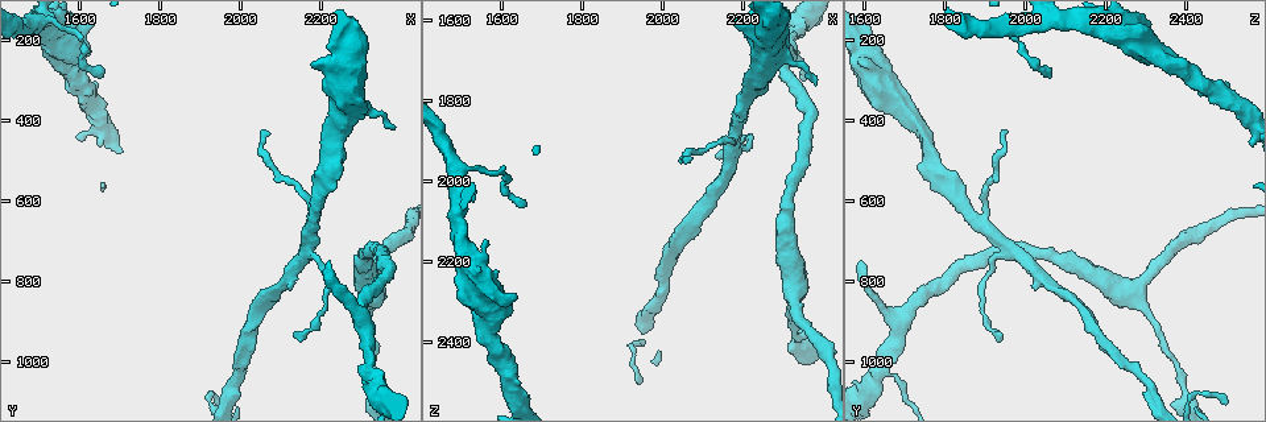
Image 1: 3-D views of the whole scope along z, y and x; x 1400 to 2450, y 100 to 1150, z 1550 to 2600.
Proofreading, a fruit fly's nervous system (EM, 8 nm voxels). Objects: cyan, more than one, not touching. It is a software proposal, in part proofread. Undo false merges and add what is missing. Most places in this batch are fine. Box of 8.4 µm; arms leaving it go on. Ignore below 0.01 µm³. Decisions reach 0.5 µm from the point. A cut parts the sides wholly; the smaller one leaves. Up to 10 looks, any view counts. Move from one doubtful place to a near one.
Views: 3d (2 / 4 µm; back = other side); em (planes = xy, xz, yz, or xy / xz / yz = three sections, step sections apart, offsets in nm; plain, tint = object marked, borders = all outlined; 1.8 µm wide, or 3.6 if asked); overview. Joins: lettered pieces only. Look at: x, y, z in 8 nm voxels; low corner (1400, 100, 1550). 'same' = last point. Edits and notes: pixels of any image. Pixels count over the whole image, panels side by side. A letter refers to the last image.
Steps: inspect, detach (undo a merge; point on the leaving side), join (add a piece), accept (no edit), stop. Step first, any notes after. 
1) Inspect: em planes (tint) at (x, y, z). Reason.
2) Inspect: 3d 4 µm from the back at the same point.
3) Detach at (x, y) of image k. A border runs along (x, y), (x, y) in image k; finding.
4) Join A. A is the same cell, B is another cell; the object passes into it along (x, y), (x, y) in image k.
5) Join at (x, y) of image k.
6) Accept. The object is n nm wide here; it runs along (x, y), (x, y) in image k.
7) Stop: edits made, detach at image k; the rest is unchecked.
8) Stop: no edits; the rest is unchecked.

Inspect: 3d 2 µm at (2180, 645, 1880). Side arm on a straight run.

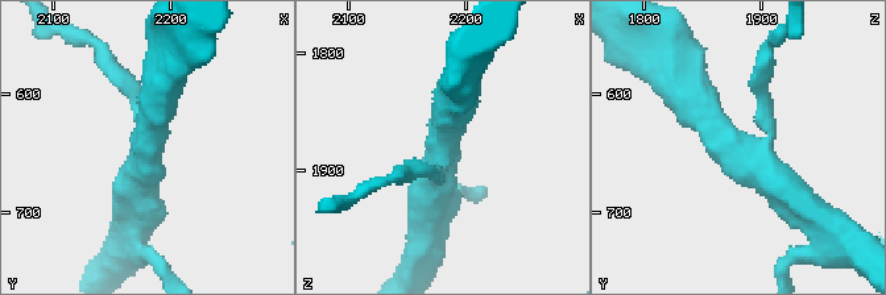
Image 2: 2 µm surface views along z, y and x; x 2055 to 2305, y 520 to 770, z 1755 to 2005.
Inspect: em xy step 8 (borders) at (2178, 642, 1876). 3 arms meet here; shape alone is not enough.

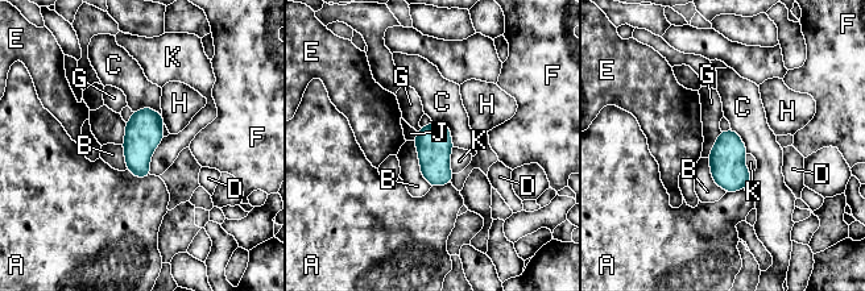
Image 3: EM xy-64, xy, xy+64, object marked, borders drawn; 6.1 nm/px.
Inspect: em planes (borders) at the same point. Another direction.

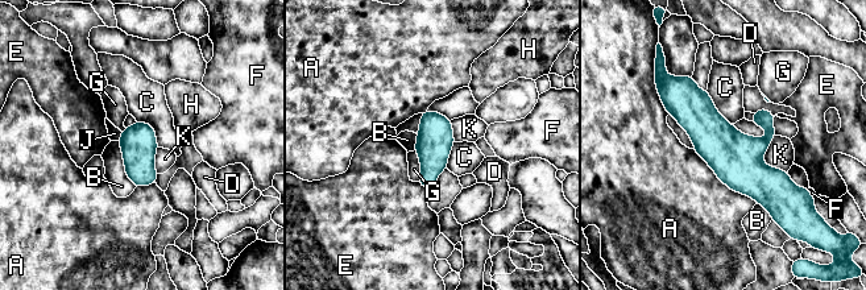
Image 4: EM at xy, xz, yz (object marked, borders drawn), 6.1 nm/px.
Accept. A, B, C, D, E, F, G, H, J and K are other cells; it runs along (678, 85), (713, 137), (778, 206) in image 4; one neuron here.

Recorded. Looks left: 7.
Inspect: 3d 4 µm from the back at (2060, 430, 1955). An open end.

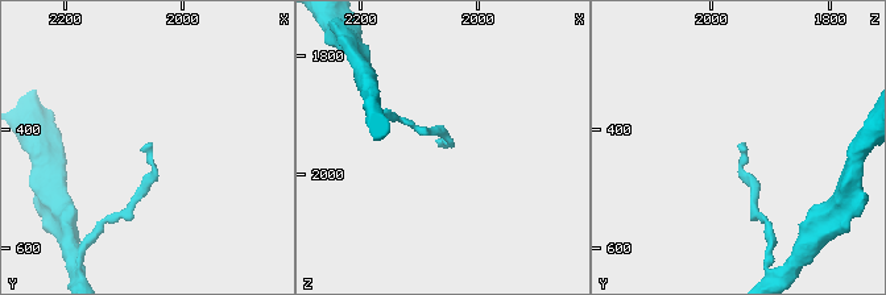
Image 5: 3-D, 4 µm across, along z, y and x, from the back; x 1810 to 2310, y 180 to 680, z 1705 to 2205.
Inspect: em planes (borders) at (2065, 425, 1955).

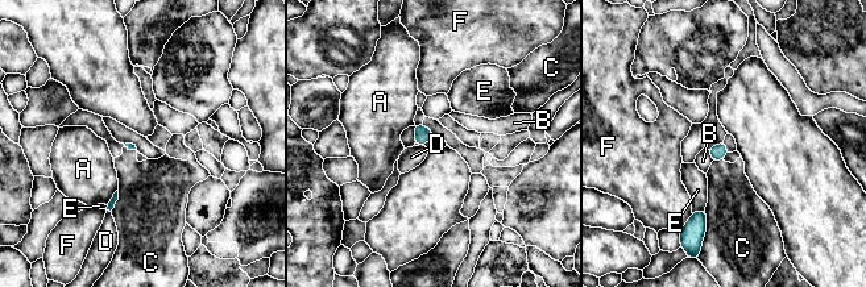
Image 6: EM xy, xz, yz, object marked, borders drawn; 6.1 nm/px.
Accept. The longest contact is with C, 140 nm; A, B, C, D, E and F are other cells; no lettered piece goes on from it.

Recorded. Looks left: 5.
Inspect: 3d 2 µm at (2385, 425, 1770). An open end.

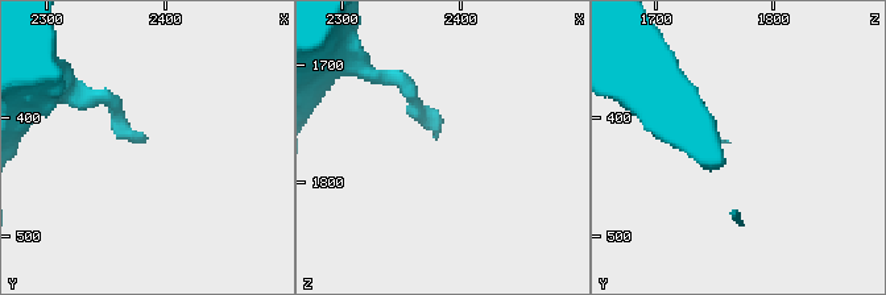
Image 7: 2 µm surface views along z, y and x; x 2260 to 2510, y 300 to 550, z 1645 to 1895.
Inspect: em planes (tint) at (2380, 422, 1764).

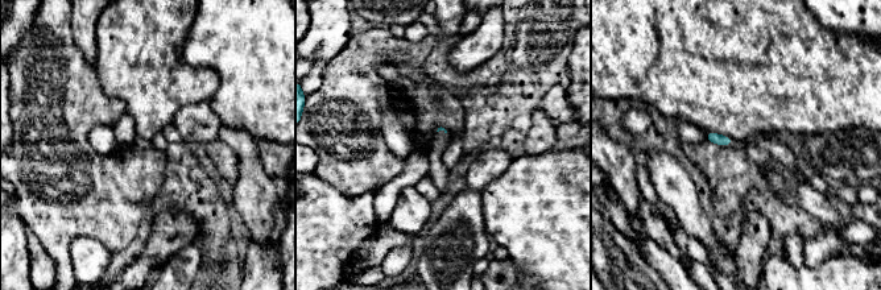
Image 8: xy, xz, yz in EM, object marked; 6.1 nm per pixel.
Inspect: em planes (borders) at the same point.

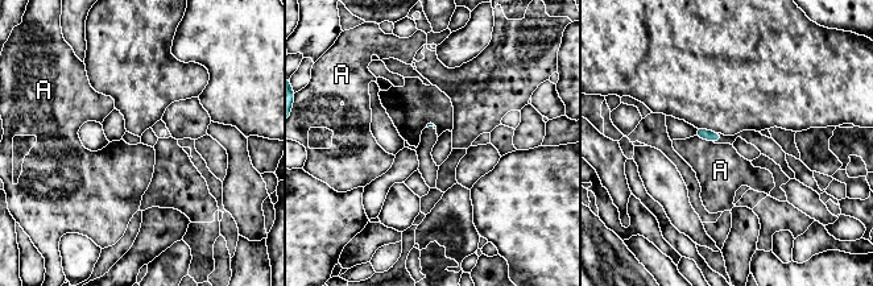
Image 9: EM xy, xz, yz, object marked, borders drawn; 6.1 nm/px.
Accept. A is another cell; a border runs along (695, 135), (712, 142) in image 9; none of them fits.

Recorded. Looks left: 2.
Inspect: em yz step 16 (borders) at (2310, 1020, 1650). Three-way junction.

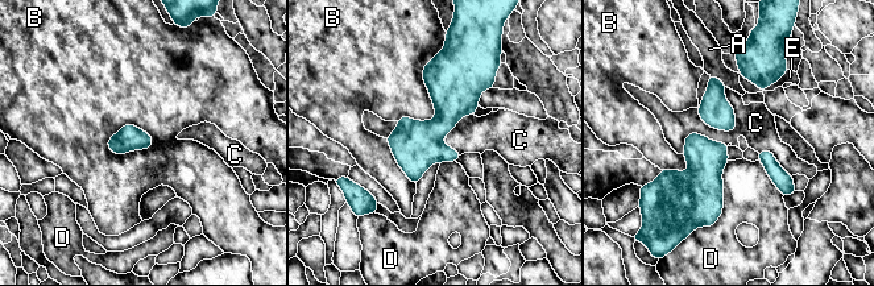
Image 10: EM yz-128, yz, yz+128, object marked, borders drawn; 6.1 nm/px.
Inspect: em planes (borders) at the same point.

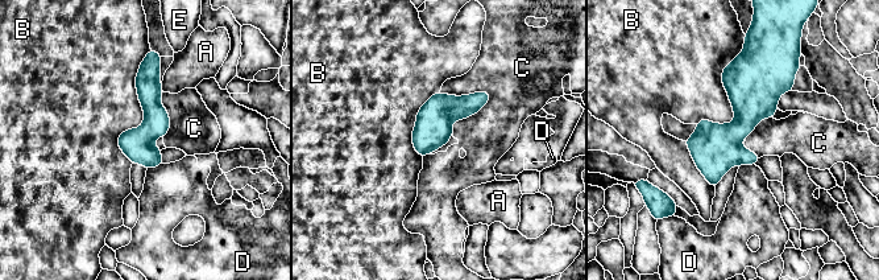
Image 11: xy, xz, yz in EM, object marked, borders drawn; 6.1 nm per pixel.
Accept. A, B, C, D and E are other cells; a border runs along (440, 91), (486, 91), (490, 98) in image 11; one neuron here.

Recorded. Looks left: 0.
Stop: no edits; the rest is unchecked.

